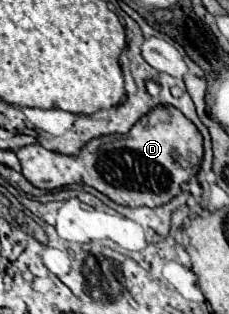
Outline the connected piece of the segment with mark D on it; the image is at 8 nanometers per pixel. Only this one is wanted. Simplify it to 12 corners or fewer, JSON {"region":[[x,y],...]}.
{"region":[[157,105],[125,135],[69,157],[17,151],[39,189],[83,183],[127,207],[159,207],[203,159],[203,137]]}

